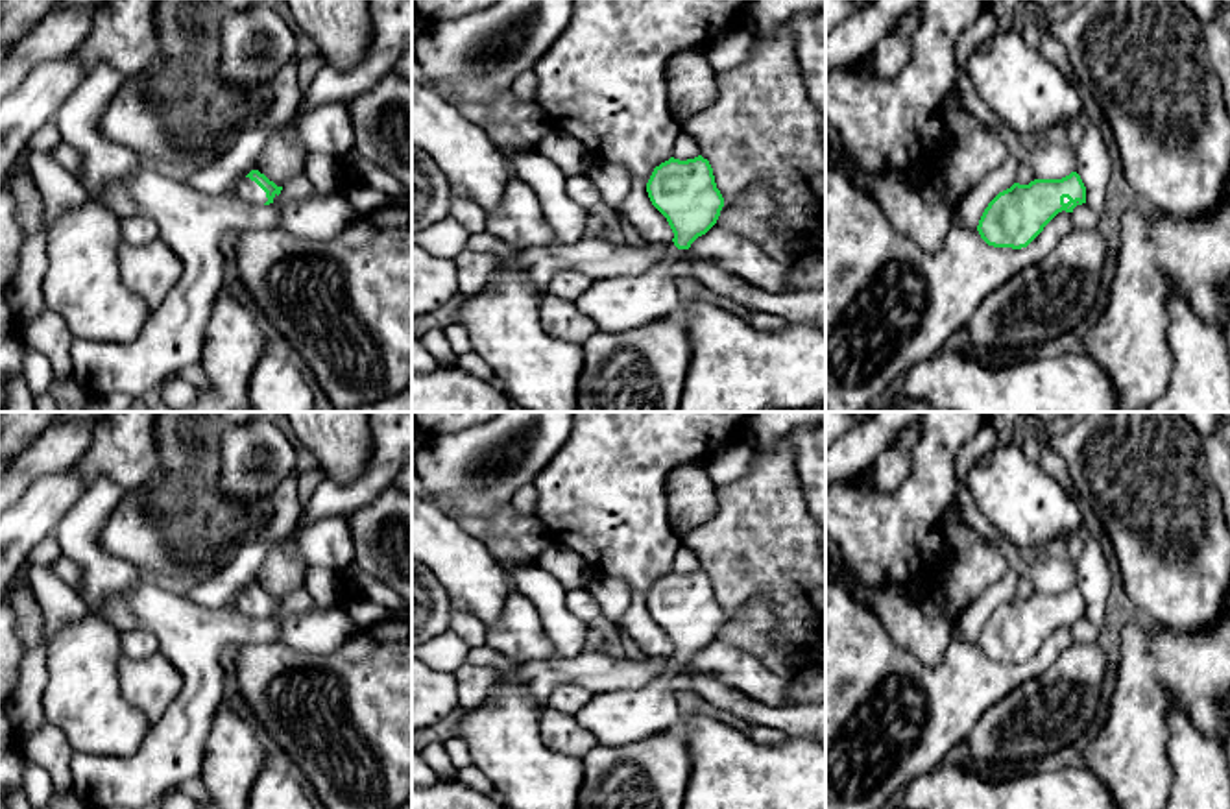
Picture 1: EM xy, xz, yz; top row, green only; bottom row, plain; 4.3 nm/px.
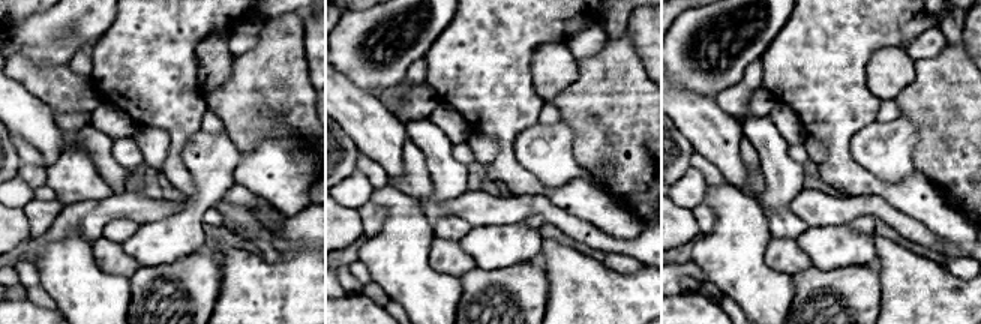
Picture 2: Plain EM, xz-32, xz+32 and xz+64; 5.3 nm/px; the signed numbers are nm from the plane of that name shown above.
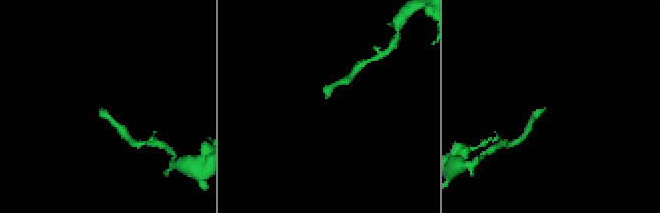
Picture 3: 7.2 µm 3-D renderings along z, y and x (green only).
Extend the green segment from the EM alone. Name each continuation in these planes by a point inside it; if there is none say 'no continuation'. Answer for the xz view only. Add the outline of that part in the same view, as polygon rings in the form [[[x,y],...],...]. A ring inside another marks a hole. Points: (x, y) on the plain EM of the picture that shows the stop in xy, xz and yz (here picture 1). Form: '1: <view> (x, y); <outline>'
1: xz (630, 715); [[[674,656],[669,658],[680,665]],[[674,667],[645,687],[593,694],[574,715],[591,731],[597,744],[619,746],[645,741],[650,735],[680,728],[681,715],[670,682]]]

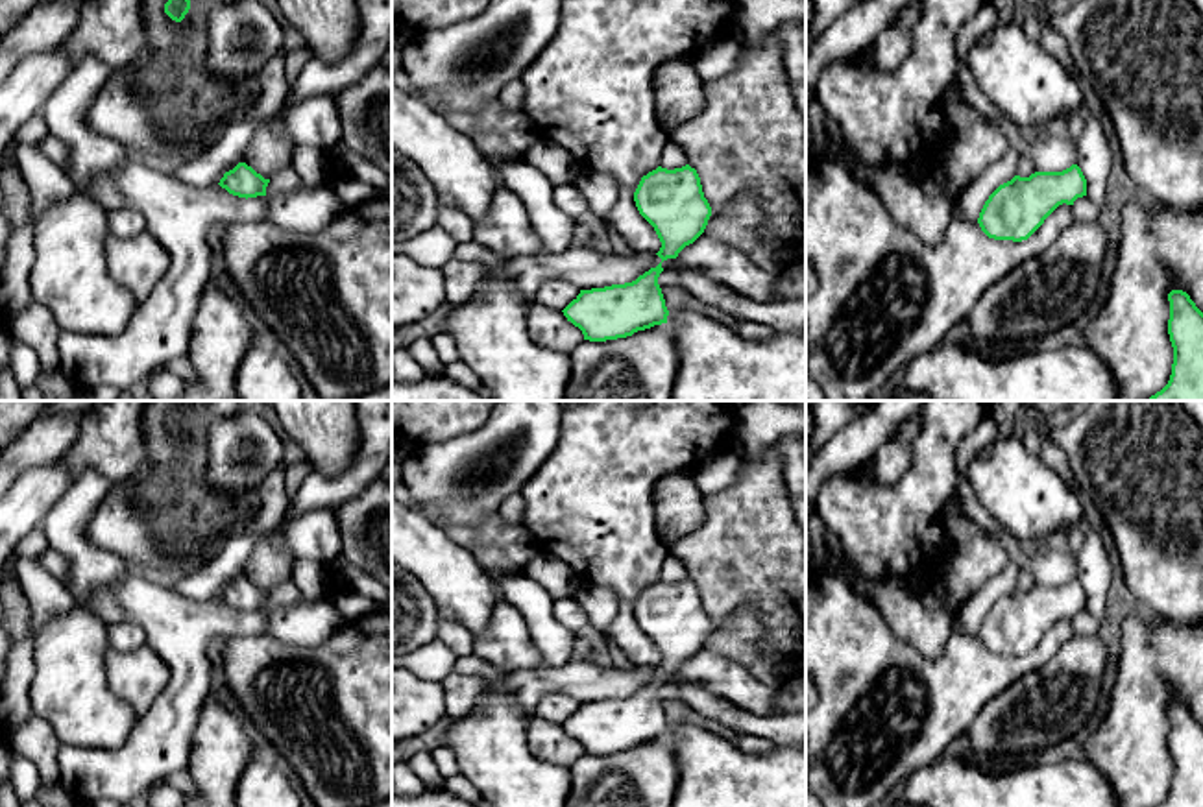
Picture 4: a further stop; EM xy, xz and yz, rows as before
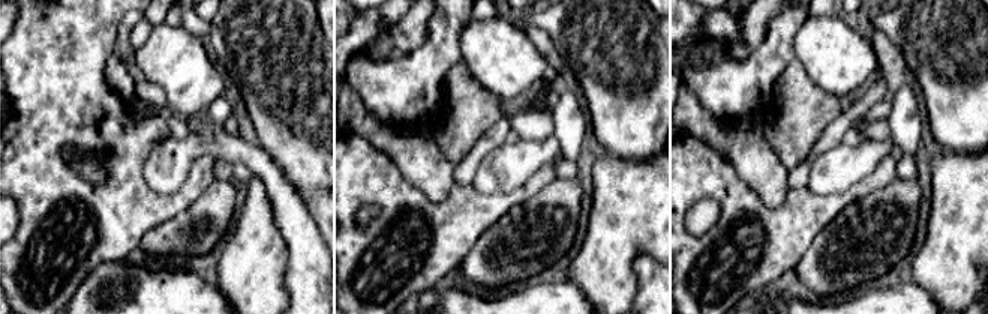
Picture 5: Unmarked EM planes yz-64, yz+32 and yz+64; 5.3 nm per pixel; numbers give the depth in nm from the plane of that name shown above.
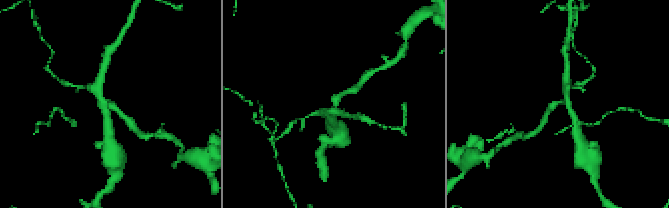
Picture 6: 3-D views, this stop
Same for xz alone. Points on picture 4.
no continuation

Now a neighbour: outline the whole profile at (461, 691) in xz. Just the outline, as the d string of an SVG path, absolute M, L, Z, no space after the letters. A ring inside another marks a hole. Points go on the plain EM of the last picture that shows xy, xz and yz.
M458 672L447 674L440 681L447 704L447 717L458 720L466 717L477 696L482 693L482 680L479 676L466 676Z

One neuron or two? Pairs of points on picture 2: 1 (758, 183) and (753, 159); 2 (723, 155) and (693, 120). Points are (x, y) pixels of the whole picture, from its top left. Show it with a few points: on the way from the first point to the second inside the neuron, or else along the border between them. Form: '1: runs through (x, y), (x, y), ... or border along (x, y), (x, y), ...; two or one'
1: runs through (756, 177), (753, 165); one
2: runs through (719, 146), (702, 129); one

